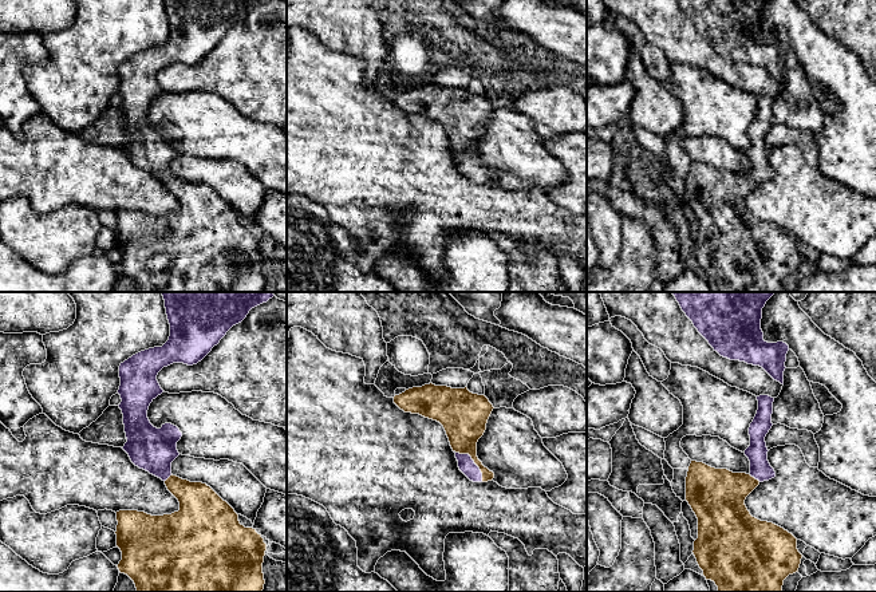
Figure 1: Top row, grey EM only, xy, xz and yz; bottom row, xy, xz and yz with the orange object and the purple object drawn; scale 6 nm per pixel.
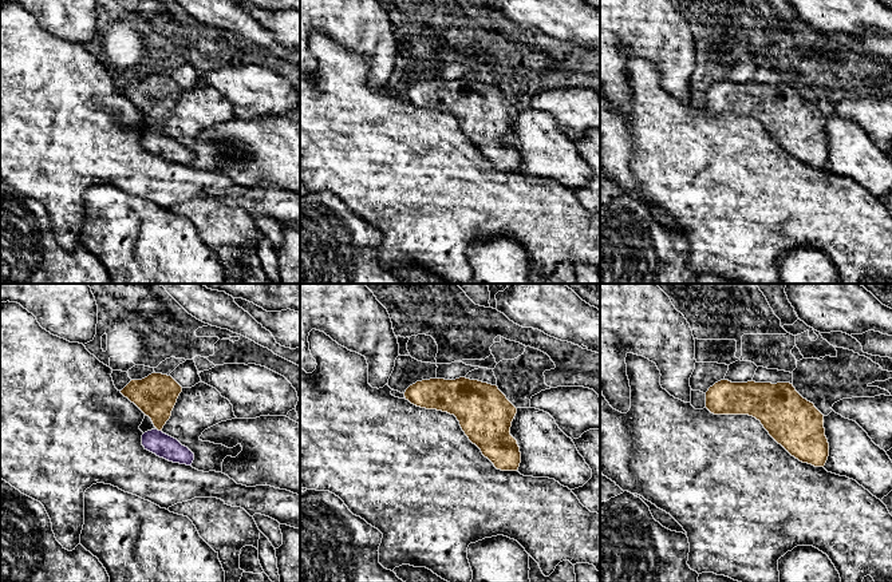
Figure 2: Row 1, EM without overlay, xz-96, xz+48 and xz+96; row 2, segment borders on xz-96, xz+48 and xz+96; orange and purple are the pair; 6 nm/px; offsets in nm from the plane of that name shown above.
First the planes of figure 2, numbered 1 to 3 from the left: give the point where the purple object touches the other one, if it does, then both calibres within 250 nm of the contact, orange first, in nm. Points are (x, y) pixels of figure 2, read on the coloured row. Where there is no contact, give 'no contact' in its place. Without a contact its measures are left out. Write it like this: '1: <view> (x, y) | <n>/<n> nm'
1: xz-96 (160, 430) | 260/140 nm
2: no contact
3: no contact

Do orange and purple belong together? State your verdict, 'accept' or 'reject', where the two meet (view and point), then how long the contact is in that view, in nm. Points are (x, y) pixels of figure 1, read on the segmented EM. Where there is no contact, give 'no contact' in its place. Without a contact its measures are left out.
accept; contact xz (473, 460); length 260 nm

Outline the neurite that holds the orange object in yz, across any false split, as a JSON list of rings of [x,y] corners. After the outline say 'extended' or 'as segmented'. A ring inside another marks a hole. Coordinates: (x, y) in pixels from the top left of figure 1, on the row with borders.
[[[757,396],[758,410],[750,423],[750,446],[745,455],[750,461],[750,473],[733,473],[715,469],[703,462],[691,461],[686,477],[686,501],[698,518],[698,538],[694,556],[706,580],[718,587],[718,592],[782,592],[784,580],[798,572],[802,554],[797,538],[784,528],[761,521],[750,514],[746,497],[763,481],[776,477],[768,461],[765,437],[772,429],[774,398]]]; extended

